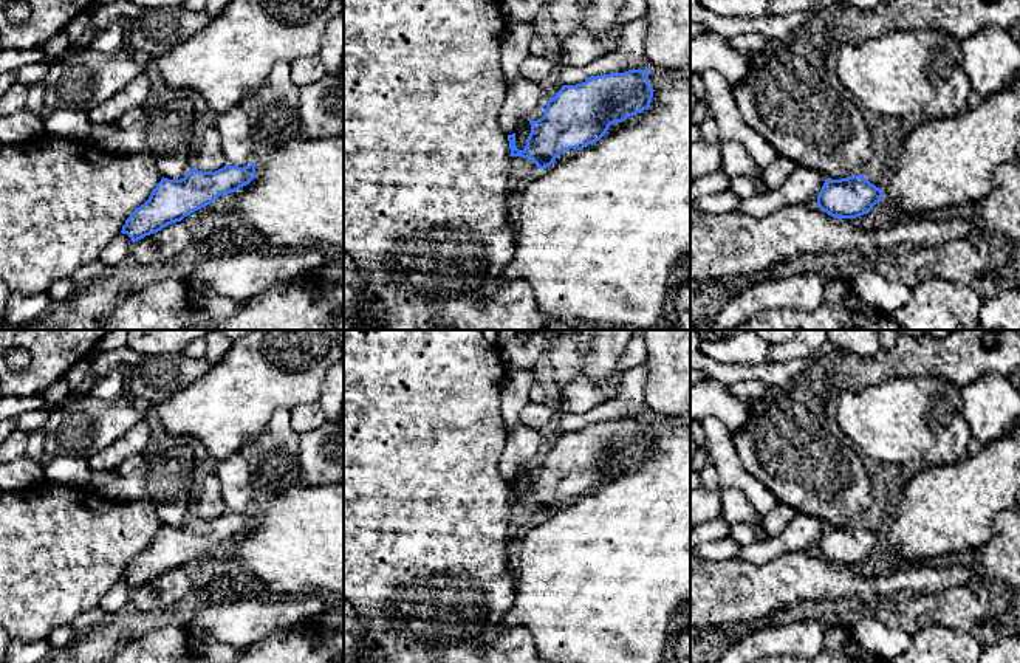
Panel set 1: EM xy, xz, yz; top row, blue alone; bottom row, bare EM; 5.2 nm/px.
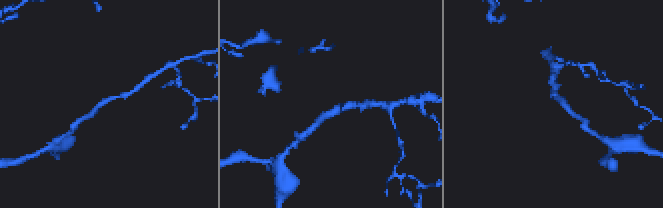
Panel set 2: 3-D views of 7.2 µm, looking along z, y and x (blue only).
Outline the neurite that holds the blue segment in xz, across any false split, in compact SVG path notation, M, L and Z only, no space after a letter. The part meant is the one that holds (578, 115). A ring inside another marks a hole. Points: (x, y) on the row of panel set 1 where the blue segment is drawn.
M649 68L562 85L556 96L546 101L543 116L529 121L531 133L523 150L515 146L515 133L508 135L511 156L531 158L537 169L545 169L554 164L563 150L582 150L599 141L611 124L647 110L653 91Z

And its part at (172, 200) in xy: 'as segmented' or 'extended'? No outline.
as segmented

